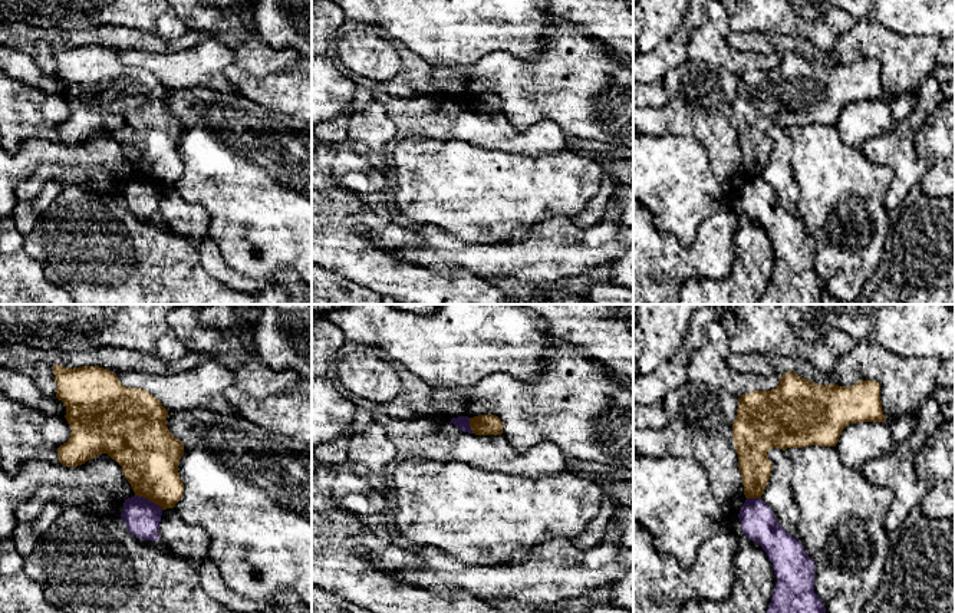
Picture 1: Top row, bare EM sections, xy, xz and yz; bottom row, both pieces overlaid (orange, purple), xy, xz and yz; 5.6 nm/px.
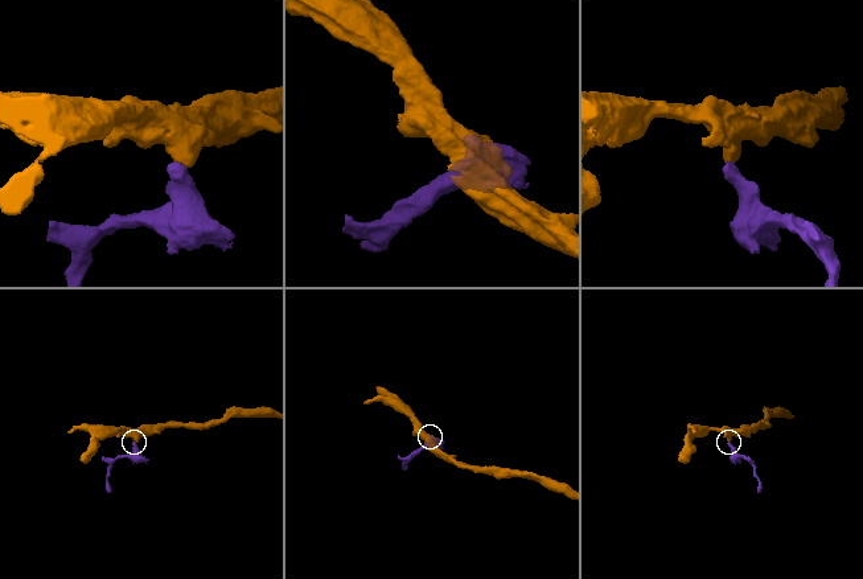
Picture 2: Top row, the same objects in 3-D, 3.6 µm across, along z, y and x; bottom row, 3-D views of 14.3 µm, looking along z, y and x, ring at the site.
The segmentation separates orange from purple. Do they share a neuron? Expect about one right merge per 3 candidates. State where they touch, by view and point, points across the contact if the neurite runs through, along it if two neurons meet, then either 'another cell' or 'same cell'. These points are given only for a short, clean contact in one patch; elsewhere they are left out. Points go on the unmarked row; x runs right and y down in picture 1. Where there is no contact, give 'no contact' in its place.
meets orange in xy at (150, 178); border along xy (135, 172), (151, 178), (162, 187); another cell

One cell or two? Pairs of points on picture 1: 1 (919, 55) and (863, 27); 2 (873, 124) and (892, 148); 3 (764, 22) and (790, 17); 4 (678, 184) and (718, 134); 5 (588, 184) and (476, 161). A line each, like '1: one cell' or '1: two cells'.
1: one cell
2: two cells
3: one cell
4: two cells
5: one cell

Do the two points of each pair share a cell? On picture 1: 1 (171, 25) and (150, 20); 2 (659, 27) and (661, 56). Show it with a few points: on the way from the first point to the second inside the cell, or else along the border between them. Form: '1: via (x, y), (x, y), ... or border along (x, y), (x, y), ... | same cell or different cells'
1: via (165, 23), (155, 22) | same cell
2: border along (679, 30), (648, 50) | different cells

